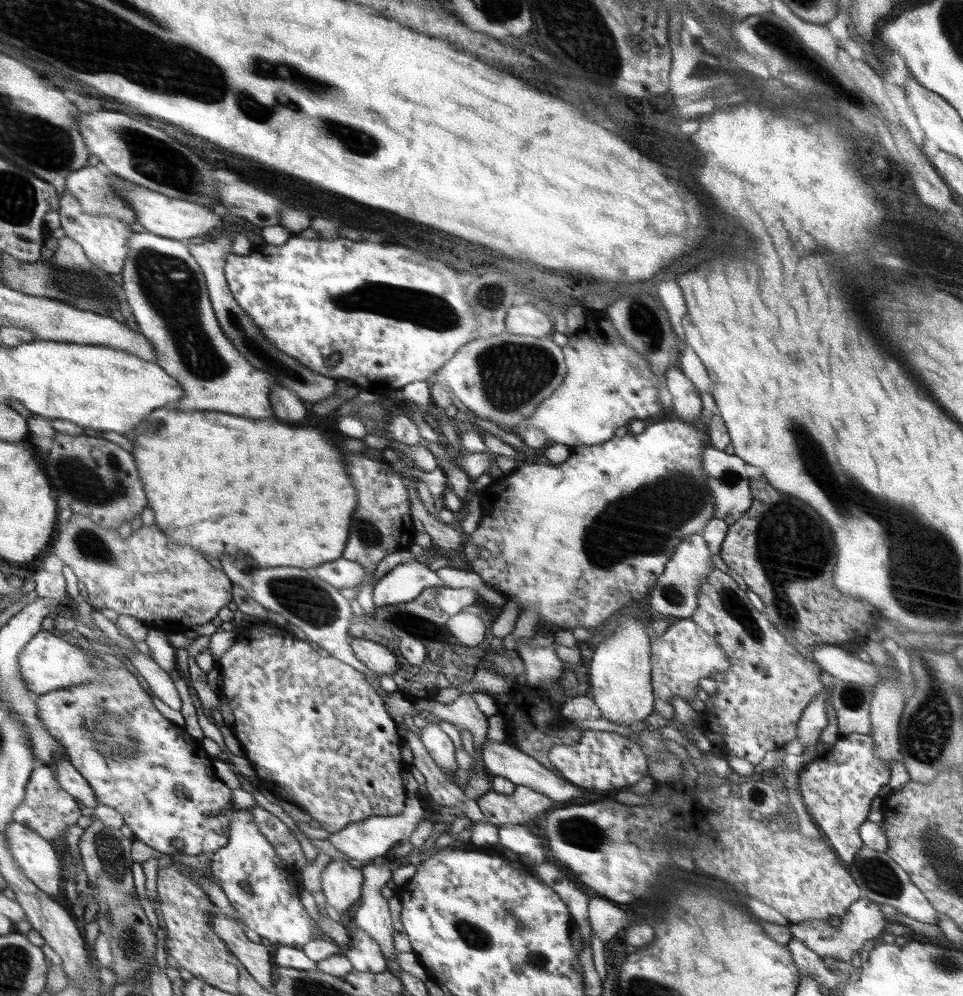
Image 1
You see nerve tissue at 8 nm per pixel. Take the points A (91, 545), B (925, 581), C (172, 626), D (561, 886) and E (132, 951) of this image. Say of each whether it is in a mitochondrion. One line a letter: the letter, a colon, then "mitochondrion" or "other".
A: mitochondrion
B: mitochondrion
C: other
D: other
E: mitochondrion

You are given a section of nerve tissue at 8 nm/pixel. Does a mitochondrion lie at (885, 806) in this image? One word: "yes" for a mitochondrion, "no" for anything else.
no

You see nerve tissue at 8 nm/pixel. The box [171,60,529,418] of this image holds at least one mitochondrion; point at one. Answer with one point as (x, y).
(422, 308)

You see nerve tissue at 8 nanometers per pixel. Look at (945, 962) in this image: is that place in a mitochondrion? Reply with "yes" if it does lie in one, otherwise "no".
yes

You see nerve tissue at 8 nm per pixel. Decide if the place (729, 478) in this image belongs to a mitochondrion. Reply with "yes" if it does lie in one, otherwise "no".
yes

